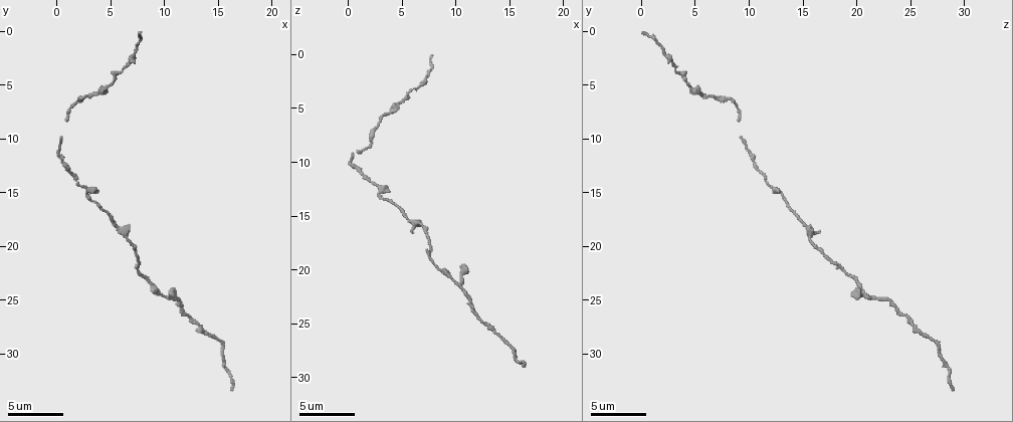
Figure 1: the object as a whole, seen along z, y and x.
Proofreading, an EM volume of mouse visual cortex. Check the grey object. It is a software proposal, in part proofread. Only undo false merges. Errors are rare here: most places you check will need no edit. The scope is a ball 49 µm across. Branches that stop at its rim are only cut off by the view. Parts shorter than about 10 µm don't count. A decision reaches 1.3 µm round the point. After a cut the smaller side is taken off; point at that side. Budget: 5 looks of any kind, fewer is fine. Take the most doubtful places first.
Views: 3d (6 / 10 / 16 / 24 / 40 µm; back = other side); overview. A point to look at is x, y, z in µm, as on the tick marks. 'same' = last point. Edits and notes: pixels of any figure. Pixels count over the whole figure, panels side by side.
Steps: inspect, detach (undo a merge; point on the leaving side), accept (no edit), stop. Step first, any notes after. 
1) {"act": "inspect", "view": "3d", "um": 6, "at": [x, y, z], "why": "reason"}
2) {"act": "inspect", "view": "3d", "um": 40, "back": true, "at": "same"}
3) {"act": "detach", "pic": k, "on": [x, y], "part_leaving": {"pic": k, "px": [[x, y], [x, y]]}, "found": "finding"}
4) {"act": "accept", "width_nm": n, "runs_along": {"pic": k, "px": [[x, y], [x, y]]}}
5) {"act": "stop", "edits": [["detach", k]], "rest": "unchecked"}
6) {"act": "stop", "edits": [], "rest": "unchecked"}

{"act": "inspect", "view": "3d", "um": 10, "at": [9.8, 24.4, 21.0], "why": "three-way junction"}

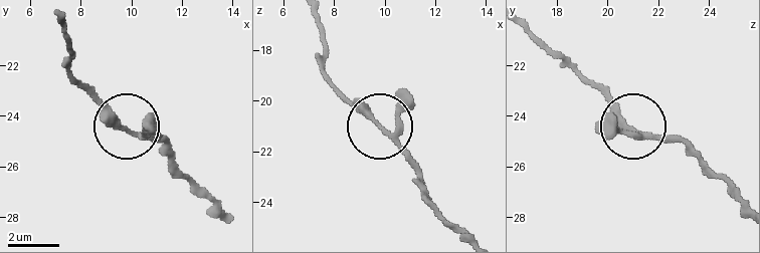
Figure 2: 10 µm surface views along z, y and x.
{"act": "accept", "width_nm": 190, "runs_along": {"pic": 2, "px": [[313, 16], [333, 80], [421, 169]]}, "found": "continuous, no second cell"}

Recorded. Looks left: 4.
{"act": "inspect", "view": "3d", "um": 6, "at": [6.8, 19.6, 15.6], "why": "sudden change in width"}

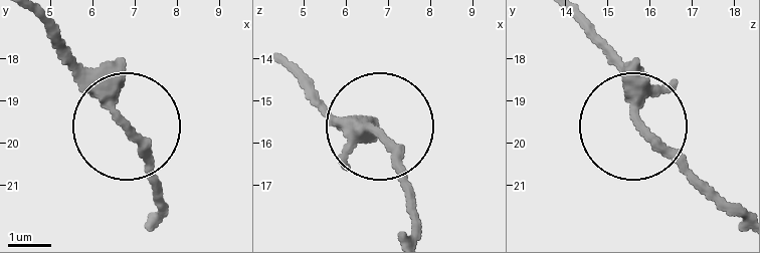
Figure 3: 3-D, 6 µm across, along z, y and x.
{"act": "accept", "width_nm": 230, "runs_along": {"pic": 3, "px": [[287, 72], [330, 112], [381, 131], [413, 199]]}, "found": "one cell here"}

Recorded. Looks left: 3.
{"act": "inspect", "view": "3d", "um": 10, "at": [1.8, 6.6, 8.4], "why": "calibre changes"}

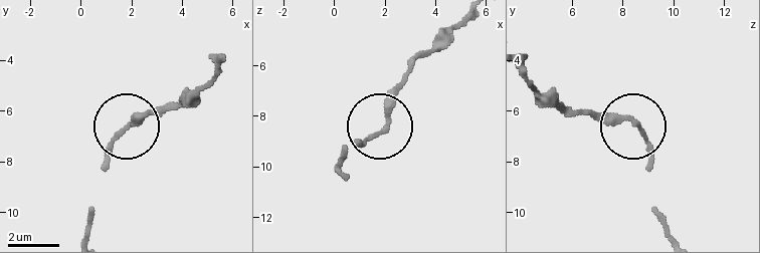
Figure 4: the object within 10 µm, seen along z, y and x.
{"act": "accept", "width_nm": 210, "runs_along": {"pic": 4, "px": [[87, 231], [109, 141], [126, 123], [159, 114]]}, "found": "one cell here"}

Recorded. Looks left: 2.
{"act": "stop", "edits": [], "rest": "unchecked"}

